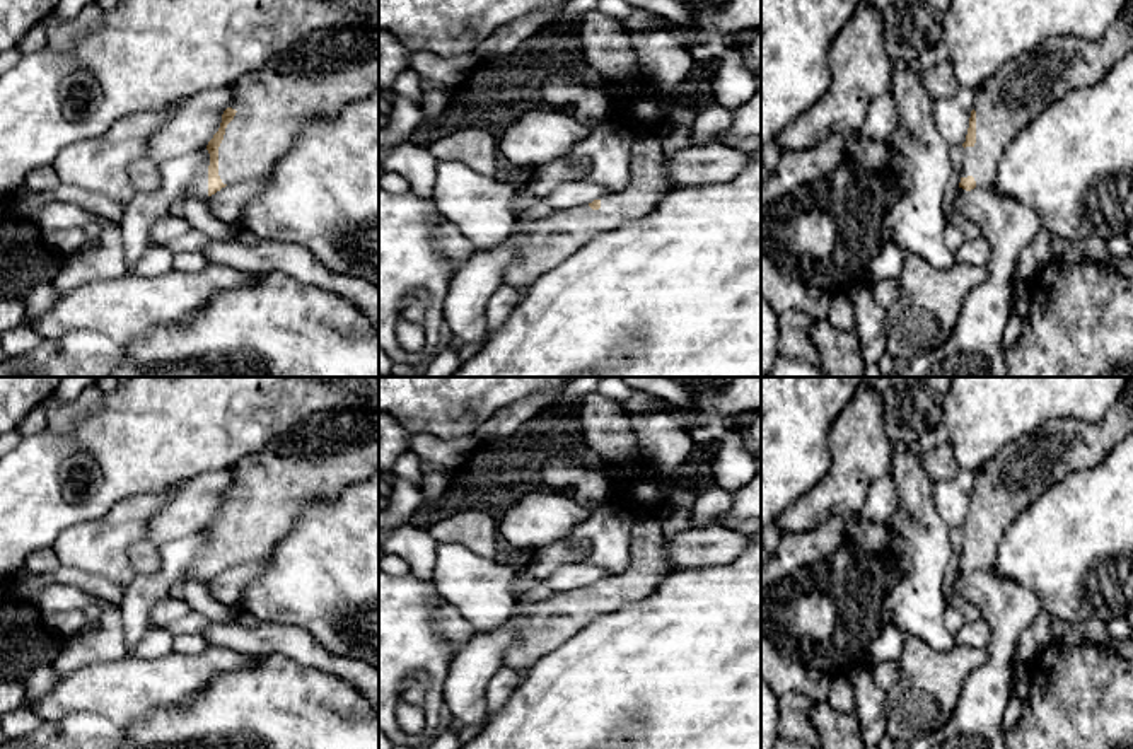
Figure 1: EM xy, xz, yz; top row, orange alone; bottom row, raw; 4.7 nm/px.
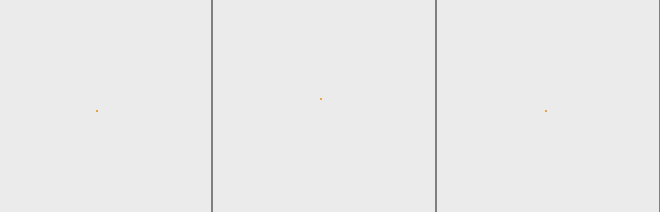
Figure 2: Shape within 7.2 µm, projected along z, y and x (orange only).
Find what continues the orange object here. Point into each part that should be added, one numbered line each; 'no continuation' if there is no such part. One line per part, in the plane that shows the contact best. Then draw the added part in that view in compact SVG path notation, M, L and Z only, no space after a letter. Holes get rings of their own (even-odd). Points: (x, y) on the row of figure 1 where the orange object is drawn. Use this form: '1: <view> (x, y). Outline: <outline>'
1: xy (333, 67). Outline: M357 24L314 31L241 75L230 89L229 107L237 113L218 147L218 176L227 186L268 176L311 121L333 119L341 107L379 90L379 31Z

